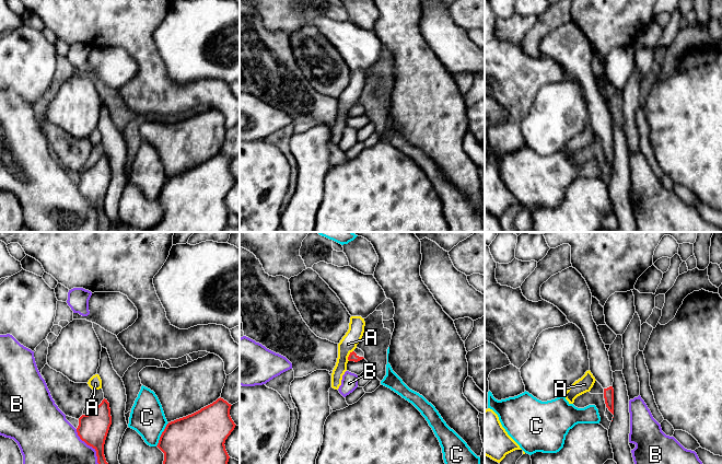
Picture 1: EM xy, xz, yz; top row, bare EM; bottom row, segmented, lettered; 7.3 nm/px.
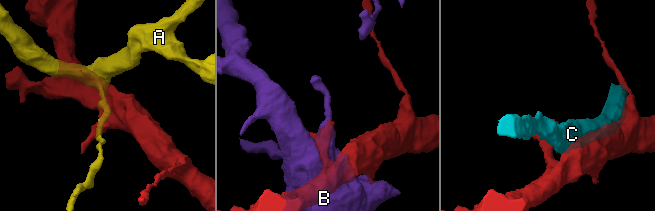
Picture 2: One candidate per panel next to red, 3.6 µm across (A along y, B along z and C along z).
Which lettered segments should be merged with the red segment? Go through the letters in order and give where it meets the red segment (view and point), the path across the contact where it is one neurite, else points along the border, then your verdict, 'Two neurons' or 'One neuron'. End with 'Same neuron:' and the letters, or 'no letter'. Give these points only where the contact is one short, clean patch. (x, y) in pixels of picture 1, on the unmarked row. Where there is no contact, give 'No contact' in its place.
A: Touches red at xz (349, 111). Two neurons
B: Touches red at xy (96, 207). Two neurons
C: Touches red at xy (161, 189). Two neurons
Same neuron: no letter

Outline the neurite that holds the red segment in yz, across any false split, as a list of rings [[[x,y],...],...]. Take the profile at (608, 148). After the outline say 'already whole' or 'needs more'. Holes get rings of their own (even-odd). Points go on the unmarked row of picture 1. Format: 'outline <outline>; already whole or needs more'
outline [[[572,21],[551,31],[540,42],[540,51],[543,55],[557,61],[570,78],[575,79],[582,86],[589,105],[590,126],[595,135],[604,143],[605,159],[608,165],[614,170],[614,143],[613,143],[613,126],[610,121],[608,106],[605,103],[597,80],[593,74],[591,67],[592,48],[582,32],[582,30]]]; needs more

